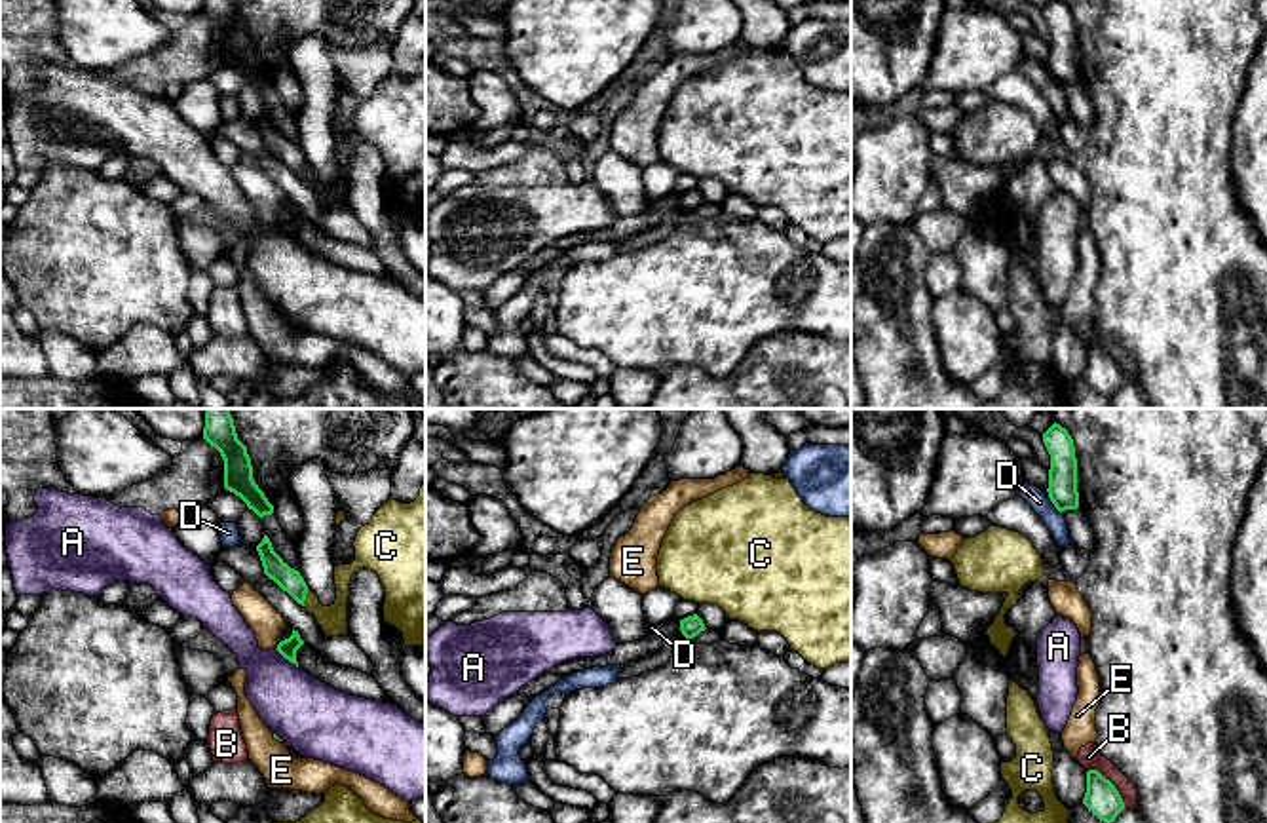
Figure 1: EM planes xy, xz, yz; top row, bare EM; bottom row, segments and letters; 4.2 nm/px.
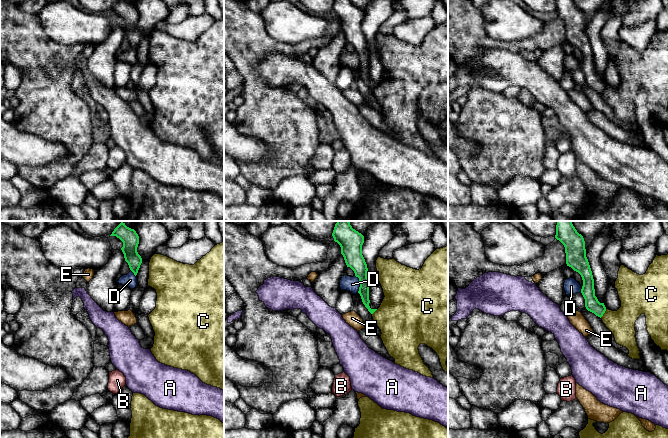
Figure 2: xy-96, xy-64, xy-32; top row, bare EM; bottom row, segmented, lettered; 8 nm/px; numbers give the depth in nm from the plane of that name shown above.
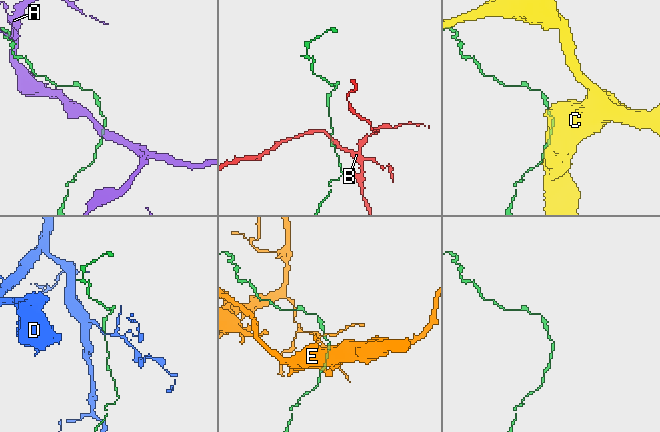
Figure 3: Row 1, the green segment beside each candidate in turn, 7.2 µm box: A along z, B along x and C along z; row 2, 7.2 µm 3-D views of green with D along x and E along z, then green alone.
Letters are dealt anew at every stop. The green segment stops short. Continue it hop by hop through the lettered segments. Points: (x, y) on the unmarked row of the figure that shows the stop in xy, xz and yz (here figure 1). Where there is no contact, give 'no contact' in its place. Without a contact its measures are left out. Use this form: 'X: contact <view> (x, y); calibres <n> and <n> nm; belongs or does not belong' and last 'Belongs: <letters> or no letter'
A: contact xy (285, 232); calibres 80 and 300 nm; does not belong
B: contact yz (1112, 358); calibres 150 and 100 nm; does not belong
C: contact xy (304, 172); calibres 100 and 120 nm; does not belong
D: contact yz (1055, 80); calibres 130 and 90 nm; does not belong
E: contact xy (276, 312); calibres 20 and 160 nm; does not belong
Belongs: no letter

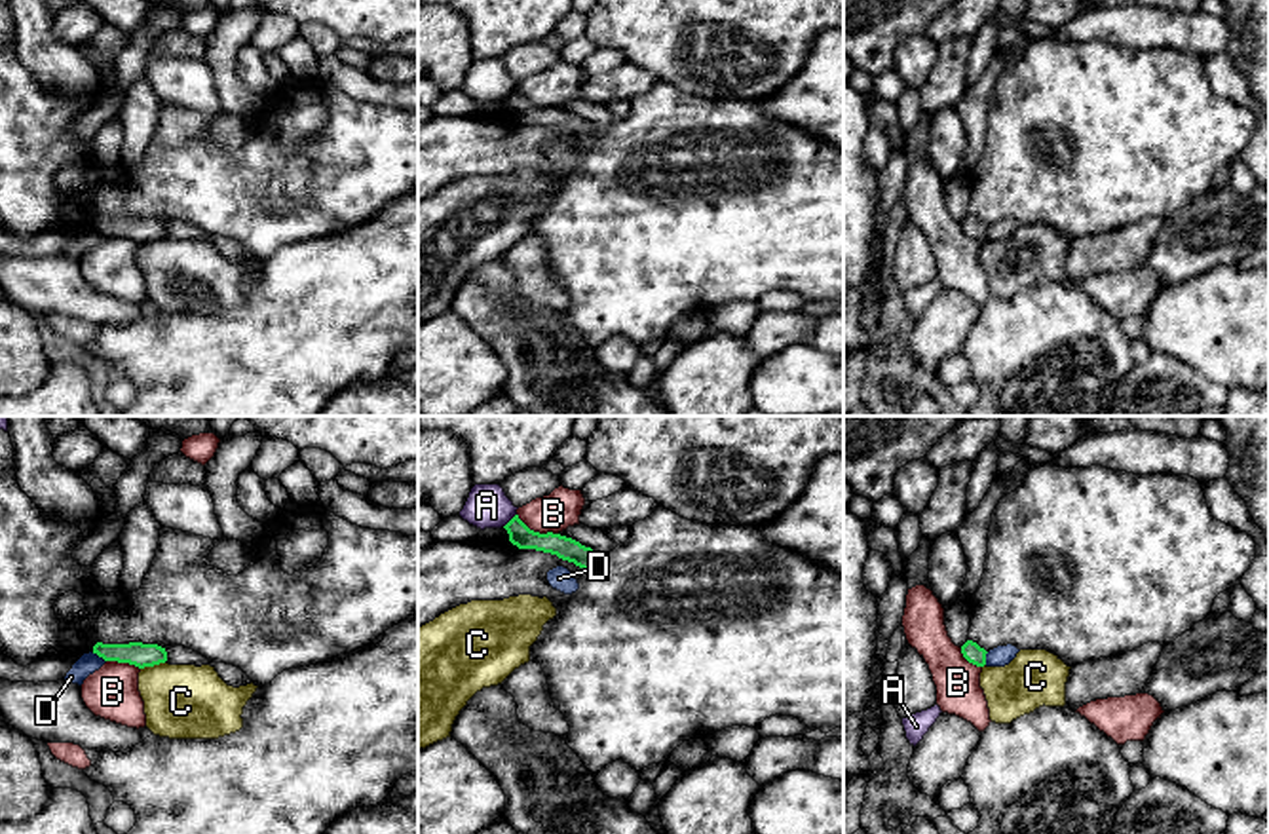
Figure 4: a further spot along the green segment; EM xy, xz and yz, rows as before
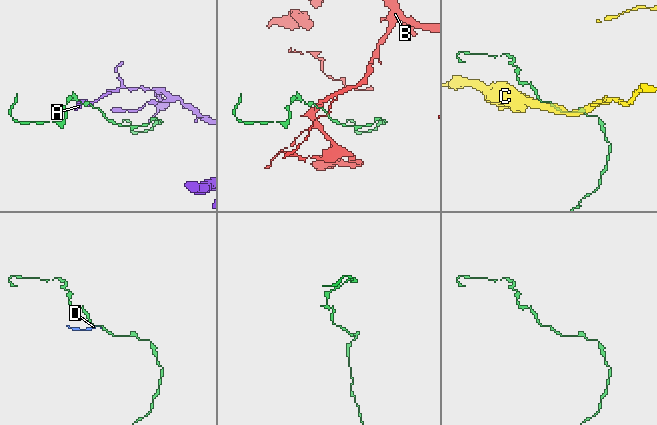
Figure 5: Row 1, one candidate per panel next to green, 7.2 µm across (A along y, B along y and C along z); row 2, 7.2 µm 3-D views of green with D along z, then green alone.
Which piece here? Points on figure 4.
A: contact xz (510, 95); calibres 100 and 180 nm; does not belong
B: contact xz (536, 107); calibres 100 and 160 nm; does not belong
C: contact xy (152, 240); calibres 100 and 320 nm; does not belong
D: contact xy (99, 230); calibres 100 and 90 nm; does not belong
Belongs: no letter

